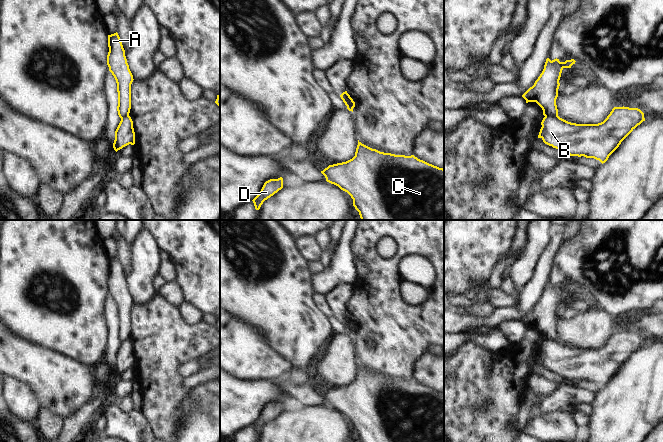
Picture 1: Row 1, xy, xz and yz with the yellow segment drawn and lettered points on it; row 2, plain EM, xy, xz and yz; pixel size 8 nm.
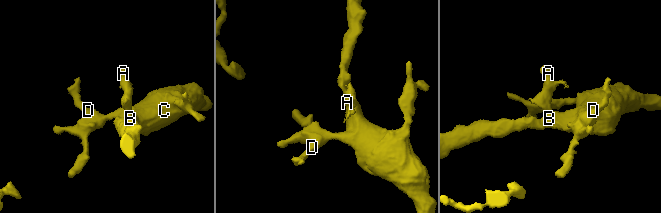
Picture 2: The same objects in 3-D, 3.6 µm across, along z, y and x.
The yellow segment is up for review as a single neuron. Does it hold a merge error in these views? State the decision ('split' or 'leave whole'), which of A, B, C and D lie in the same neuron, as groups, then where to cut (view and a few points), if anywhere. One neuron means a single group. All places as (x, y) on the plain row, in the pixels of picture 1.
split; A / B C D; cut in yz along (557, 338), (545, 340)

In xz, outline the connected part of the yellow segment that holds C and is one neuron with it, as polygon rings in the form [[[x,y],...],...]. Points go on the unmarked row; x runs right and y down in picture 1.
[[[358,364],[352,383],[329,389],[321,397],[351,420],[360,442],[444,442],[444,393],[414,379],[380,376]]]

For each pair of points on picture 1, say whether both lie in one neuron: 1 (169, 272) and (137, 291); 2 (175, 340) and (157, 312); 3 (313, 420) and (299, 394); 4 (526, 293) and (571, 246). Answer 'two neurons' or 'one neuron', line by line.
1: two neurons
2: one neuron
3: two neurons
4: two neurons

